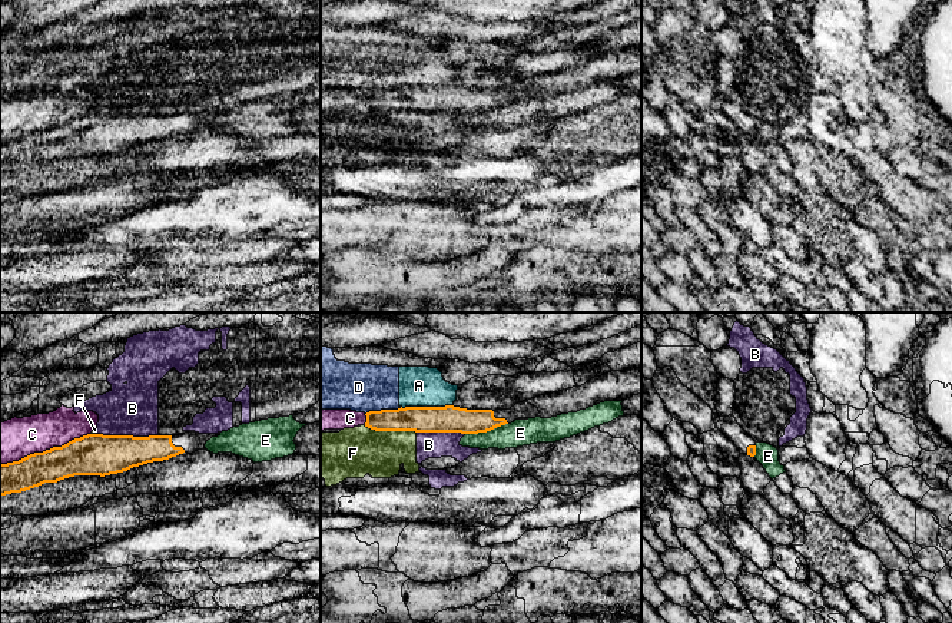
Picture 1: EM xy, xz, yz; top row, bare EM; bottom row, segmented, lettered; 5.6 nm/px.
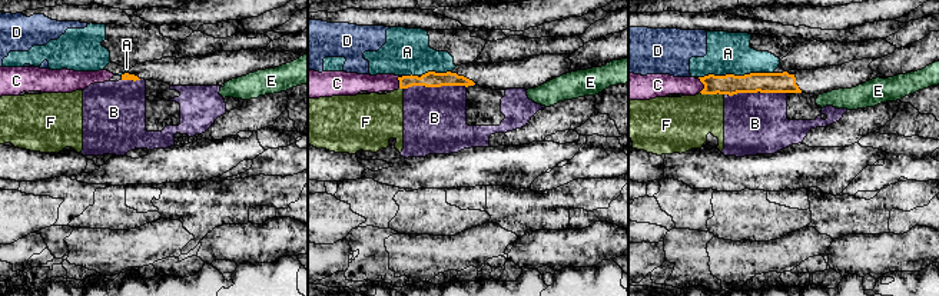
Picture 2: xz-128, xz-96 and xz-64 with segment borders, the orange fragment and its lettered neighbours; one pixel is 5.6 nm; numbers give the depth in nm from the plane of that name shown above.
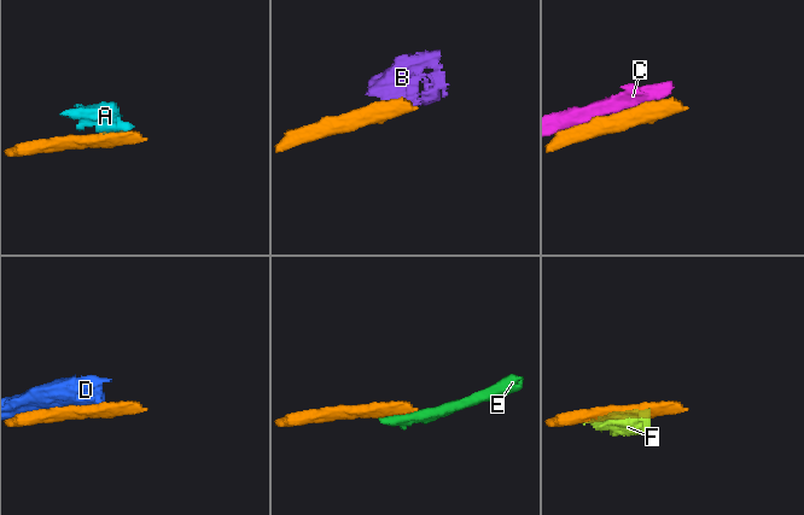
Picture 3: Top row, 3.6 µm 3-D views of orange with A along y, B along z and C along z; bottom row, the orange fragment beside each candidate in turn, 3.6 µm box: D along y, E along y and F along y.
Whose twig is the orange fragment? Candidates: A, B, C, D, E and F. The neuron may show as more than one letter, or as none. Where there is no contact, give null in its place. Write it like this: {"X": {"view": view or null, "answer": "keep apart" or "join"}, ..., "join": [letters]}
{"A": {"view": "xz", "answer": "keep apart"}, "B": {"view": "xy", "answer": "keep apart"}, "C": {"view": "xy", "answer": "keep apart"}, "D": {"view": "xz", "answer": "keep apart"}, "E": {"view": "xz", "answer": "keep apart"}, "F": {"view": "xz", "answer": "keep apart"}, "join": []}

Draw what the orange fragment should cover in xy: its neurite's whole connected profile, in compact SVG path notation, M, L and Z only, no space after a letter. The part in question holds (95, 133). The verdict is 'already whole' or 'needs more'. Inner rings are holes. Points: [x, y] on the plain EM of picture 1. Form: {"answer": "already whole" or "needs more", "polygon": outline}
{"answer": "needs more", "polygon": "M185 112L178 115L103 115L87 113L62 126L30 133L19 140L0 143L0 175L21 172L44 162L57 162L74 155L110 155L153 140L163 140L179 133L206 129L205 123L218 113Z"}

